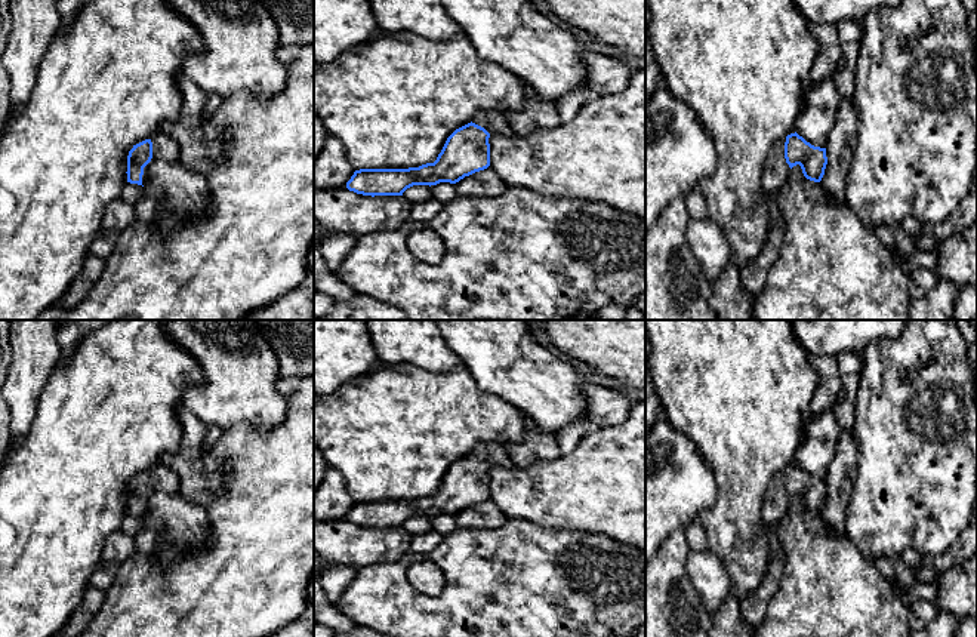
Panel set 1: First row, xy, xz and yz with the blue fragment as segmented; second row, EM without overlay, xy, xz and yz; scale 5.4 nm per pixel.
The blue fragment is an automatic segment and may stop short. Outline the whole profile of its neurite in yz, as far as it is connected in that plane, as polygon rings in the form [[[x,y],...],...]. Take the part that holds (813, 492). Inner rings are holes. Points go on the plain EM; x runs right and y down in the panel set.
[[[796,464],[779,473],[765,492],[764,523],[780,526],[796,496],[807,511],[820,514],[827,496],[826,480],[811,477]]]

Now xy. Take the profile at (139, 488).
[[[163,465],[133,477],[126,505],[130,516],[158,517],[178,553],[198,547],[207,535],[206,507],[187,499],[178,476]]]

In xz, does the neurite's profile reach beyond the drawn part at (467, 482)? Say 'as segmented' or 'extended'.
extended

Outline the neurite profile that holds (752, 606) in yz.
[[[770,553],[767,569],[759,587],[739,600],[742,618],[753,630],[762,624],[767,606],[779,590],[779,582],[783,575],[783,564],[785,557]]]

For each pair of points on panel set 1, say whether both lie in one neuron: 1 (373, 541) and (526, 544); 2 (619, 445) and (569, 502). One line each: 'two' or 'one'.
1: two
2: one

